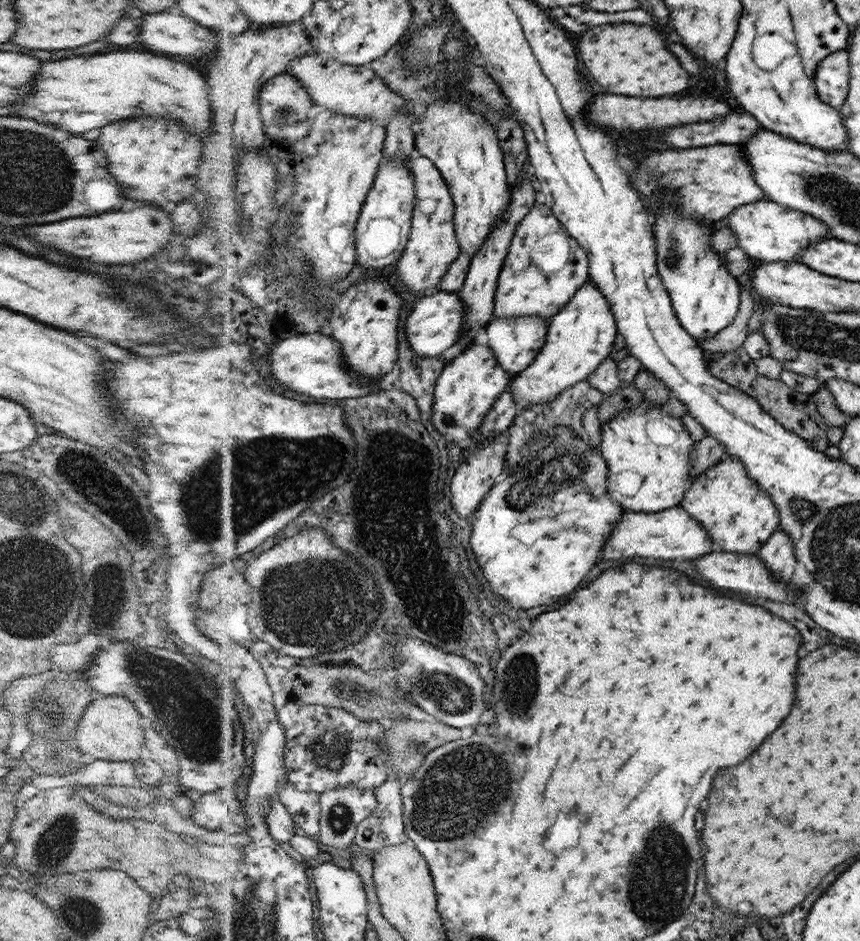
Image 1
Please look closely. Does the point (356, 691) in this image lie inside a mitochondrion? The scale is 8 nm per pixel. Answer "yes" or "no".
yes

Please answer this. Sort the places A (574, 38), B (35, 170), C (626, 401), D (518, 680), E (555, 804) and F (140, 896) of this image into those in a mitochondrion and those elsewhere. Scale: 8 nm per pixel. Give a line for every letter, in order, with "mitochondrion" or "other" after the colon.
A: other
B: mitochondrion
C: other
D: mitochondrion
E: other
F: other

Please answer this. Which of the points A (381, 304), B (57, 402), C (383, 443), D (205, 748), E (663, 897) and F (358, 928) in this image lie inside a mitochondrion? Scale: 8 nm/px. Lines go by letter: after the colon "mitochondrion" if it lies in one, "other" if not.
A: other
B: other
C: mitochondrion
D: mitochondrion
E: mitochondrion
F: other

